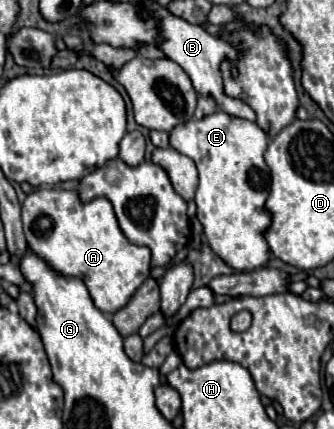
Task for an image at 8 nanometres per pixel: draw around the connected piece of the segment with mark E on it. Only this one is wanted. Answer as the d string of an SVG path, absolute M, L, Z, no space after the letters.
M216 111L206 115L204 119L190 119L186 123L176 125L170 131L170 147L190 157L196 163L200 185L196 191L196 217L204 227L204 235L208 239L210 249L222 257L232 269L252 271L256 267L266 265L268 261L268 243L262 231L270 225L268 211L264 209L266 197L270 193L270 169L264 161L264 151L268 147L268 135L256 125L240 117L232 117L224 111Z

